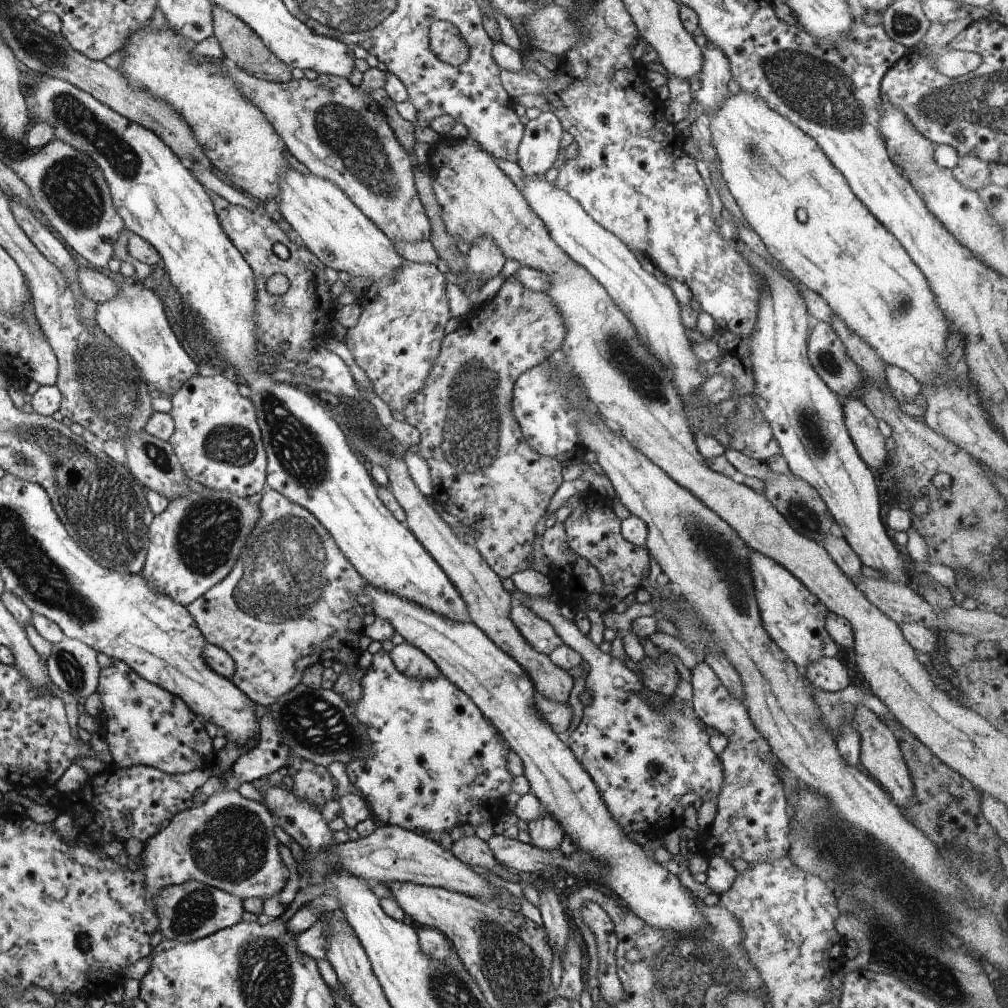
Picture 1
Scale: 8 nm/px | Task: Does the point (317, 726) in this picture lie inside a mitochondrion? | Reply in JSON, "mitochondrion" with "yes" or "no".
{"mitochondrion":"yes"}

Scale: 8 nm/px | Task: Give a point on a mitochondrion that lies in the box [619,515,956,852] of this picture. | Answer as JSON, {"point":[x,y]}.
{"point":[672,732]}

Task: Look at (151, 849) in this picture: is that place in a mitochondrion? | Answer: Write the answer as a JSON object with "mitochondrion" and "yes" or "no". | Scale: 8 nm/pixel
{"mitochondrion":"no"}

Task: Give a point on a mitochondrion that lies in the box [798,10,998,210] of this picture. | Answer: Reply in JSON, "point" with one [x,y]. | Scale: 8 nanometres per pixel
{"point":[962,97]}

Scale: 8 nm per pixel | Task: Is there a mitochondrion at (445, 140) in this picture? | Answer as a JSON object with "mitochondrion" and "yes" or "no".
{"mitochondrion":"no"}

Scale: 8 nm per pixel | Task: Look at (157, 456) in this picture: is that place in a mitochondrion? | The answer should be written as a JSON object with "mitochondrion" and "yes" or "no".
{"mitochondrion":"yes"}

